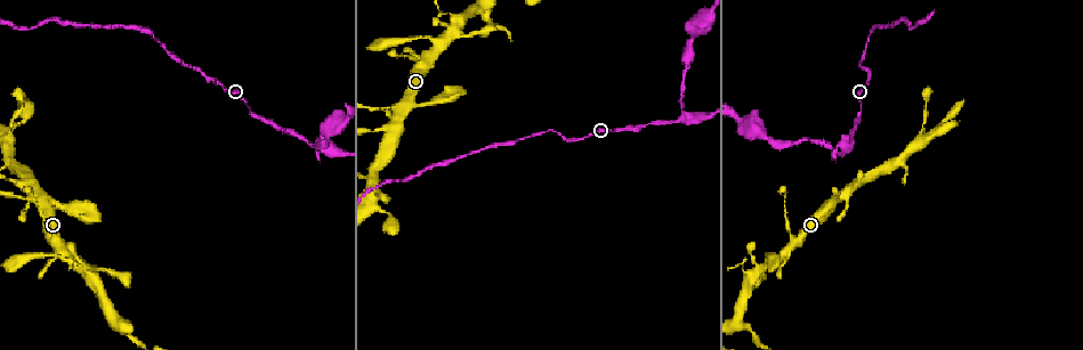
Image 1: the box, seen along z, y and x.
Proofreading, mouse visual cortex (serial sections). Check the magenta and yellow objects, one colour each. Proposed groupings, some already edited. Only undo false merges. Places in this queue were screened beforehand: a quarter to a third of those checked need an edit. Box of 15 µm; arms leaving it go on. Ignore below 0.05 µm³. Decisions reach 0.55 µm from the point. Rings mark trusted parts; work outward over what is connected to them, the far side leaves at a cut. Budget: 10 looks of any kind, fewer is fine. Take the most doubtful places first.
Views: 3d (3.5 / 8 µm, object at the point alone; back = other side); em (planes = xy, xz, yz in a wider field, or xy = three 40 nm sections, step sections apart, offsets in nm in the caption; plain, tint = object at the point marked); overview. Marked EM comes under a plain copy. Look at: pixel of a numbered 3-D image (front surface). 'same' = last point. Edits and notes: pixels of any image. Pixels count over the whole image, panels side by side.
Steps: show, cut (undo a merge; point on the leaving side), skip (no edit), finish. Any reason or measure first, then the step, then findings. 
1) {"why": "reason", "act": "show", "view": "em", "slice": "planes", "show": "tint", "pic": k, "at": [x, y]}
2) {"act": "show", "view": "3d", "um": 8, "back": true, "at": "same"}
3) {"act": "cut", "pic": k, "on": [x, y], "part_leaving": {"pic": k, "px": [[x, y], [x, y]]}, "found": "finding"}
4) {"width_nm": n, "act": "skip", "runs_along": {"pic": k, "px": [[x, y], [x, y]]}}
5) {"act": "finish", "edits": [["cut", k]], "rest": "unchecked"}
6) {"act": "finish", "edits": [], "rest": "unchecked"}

{"why": "thin neck", "act": "show", "view": "3d", "um": 3.5, "pic": 1, "at": [682, 116]}

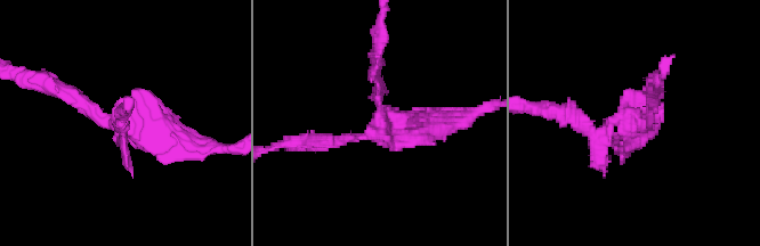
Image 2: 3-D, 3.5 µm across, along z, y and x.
{"arms": 3, "arm_widths_nm": [150, 150, 300], "act": "show", "view": "em", "slice": "xy", "step": 1, "show": "tint", "pic": 2, "at": [380, 125]}

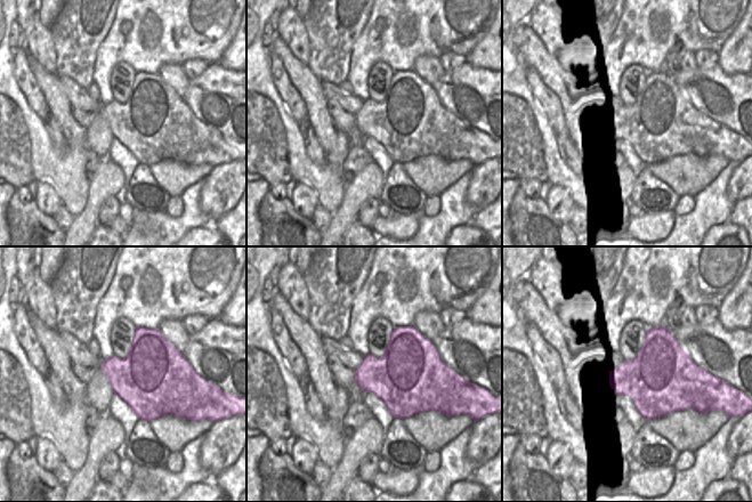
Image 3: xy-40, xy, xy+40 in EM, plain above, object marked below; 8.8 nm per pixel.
{"act": "cut", "pic": 2, "on": [374, 63], "part_leaving": {"pic": 2, "px": [[379, 97], [379, 26]]}, "found": "two cells meet here"}

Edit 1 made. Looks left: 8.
{"act": "show", "view": "overview"}

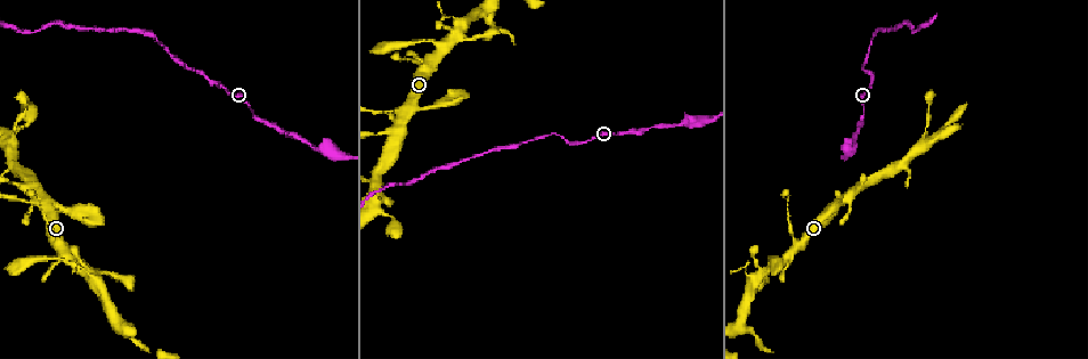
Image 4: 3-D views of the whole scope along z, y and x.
{"why": "two arms in line, one across", "act": "show", "view": "3d", "um": 3.5, "pic": 4, "at": [795, 244]}

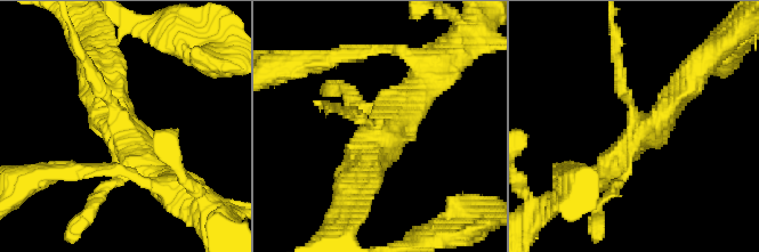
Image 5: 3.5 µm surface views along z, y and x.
{"act": "skip", "runs_along": {"pic": 5, "px": [[688, 79], [660, 121], [595, 180]]}, "found": "one cell here"}

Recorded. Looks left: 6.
{"why": "small branch off a trunk", "act": "show", "view": "3d", "um": 8, "back": true, "pic": 4, "at": [45, 206]}

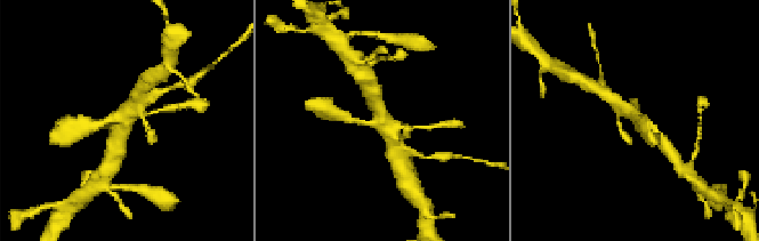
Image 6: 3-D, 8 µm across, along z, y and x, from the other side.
{"arms": 4, "arm_widths_nm": [150, 200, 350, 400], "why": "shape alone is not enough", "act": "show", "view": "em", "slice": "xy", "step": 3, "show": "tint", "pic": 6, "at": [382, 119]}

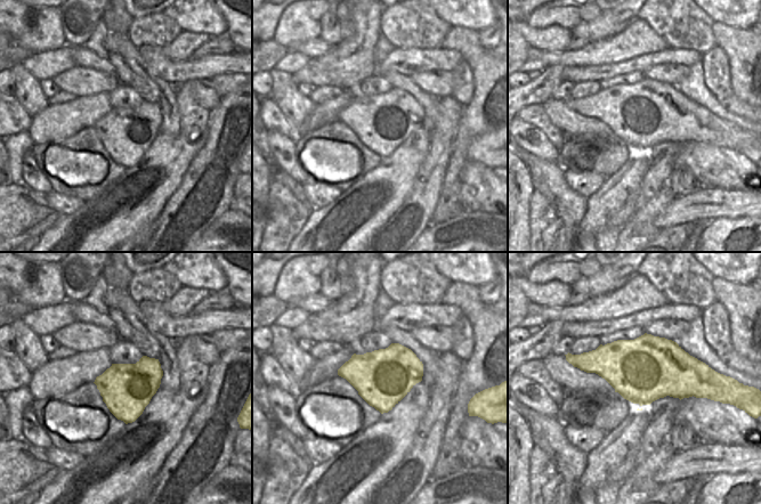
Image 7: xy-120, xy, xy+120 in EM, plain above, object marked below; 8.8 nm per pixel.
{"act": "skip", "runs_along": {"pic": 6, "px": [[660, 139], [614, 99]]}, "found": "continuous, no second cell"}

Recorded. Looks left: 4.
{"why": "thin neck", "act": "show", "view": "3d", "um": 3.5, "back": true, "pic": 4, "at": [9, 182]}

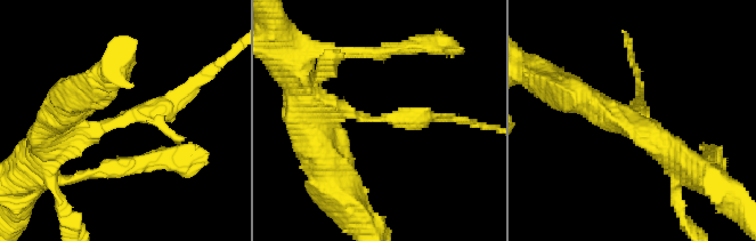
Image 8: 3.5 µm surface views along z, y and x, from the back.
{"why": "shape alone is not enough", "act": "show", "view": "em", "slice": "xy", "step": 2, "show": "tint", "pic": 8, "at": [125, 122]}

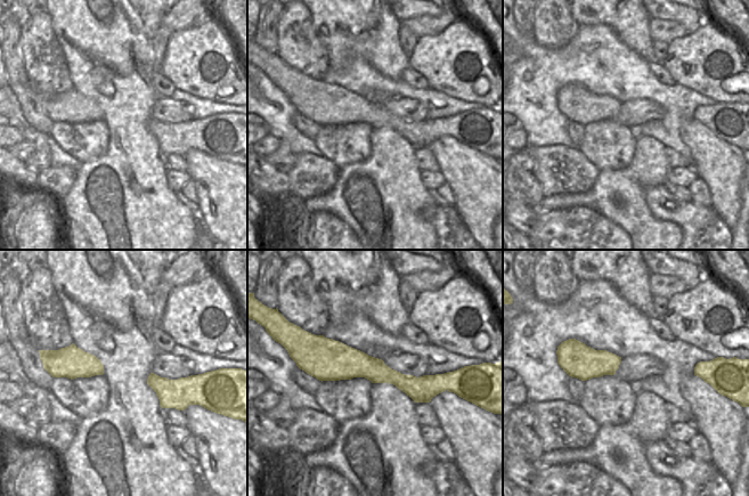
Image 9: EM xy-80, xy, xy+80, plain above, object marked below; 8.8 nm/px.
{"act": "cut", "pic": 8, "on": [152, 109], "part_leaving": {"pic": 8, "px": [[115, 121], [154, 114], [168, 93]]}, "found": "two cells meet here"}

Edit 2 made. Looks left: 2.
{"act": "finish", "edits": [["cut", 2], ["cut", 8]], "rest": "unchecked"}

